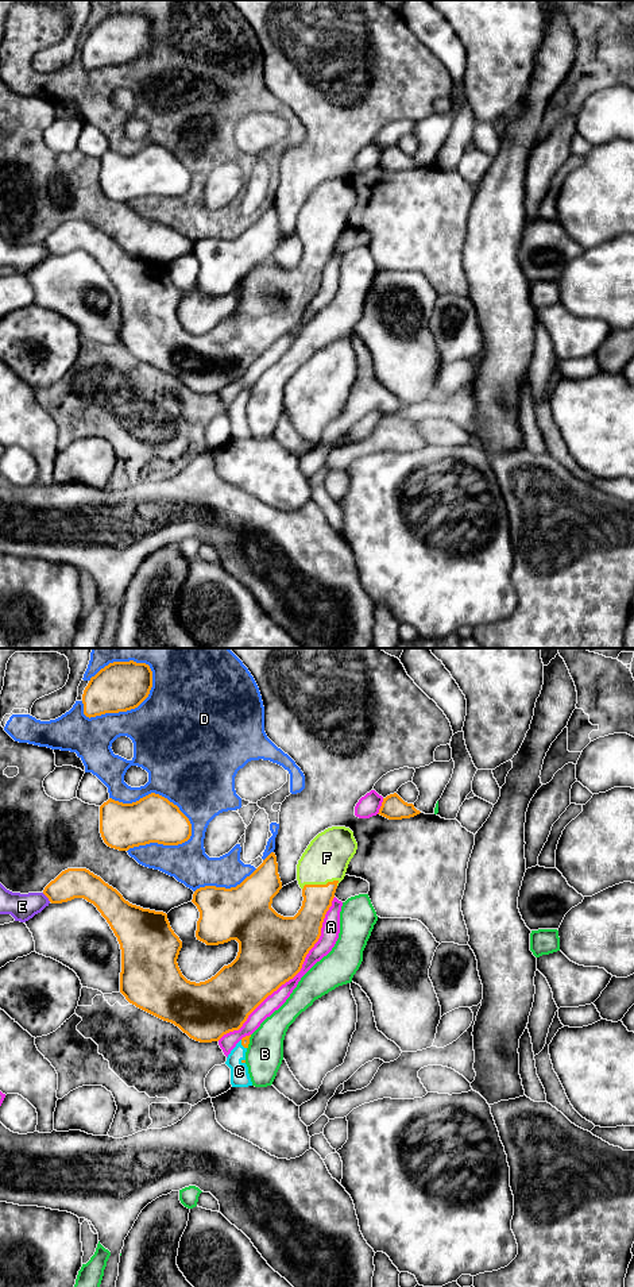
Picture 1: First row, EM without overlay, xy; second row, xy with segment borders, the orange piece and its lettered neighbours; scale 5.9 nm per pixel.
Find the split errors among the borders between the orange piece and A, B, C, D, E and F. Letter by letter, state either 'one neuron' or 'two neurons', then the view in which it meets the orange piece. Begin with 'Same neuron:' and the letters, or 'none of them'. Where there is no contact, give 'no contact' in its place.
Same neuron: C, F
A: two neurons; contact in xy
B: two neurons; contact in xy
C: one neuron; contact in xy
D: two neurons; contact in xy
E: two neurons; contact in xy
F: one neuron; contact in xy

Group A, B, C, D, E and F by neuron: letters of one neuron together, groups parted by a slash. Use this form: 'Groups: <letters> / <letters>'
Groups: A / B / C F / D / E

